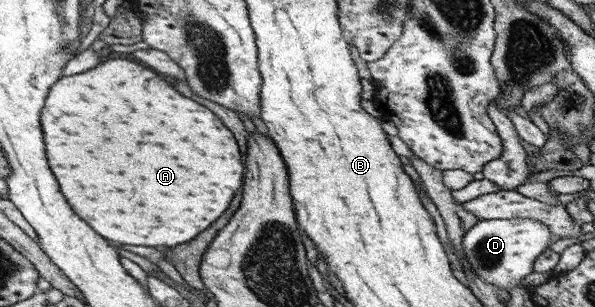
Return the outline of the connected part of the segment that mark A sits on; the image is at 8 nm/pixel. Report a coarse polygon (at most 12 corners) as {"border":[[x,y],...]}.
{"border":[[127,59],[61,77],[47,163],[101,237],[173,247],[241,185],[229,129]]}

